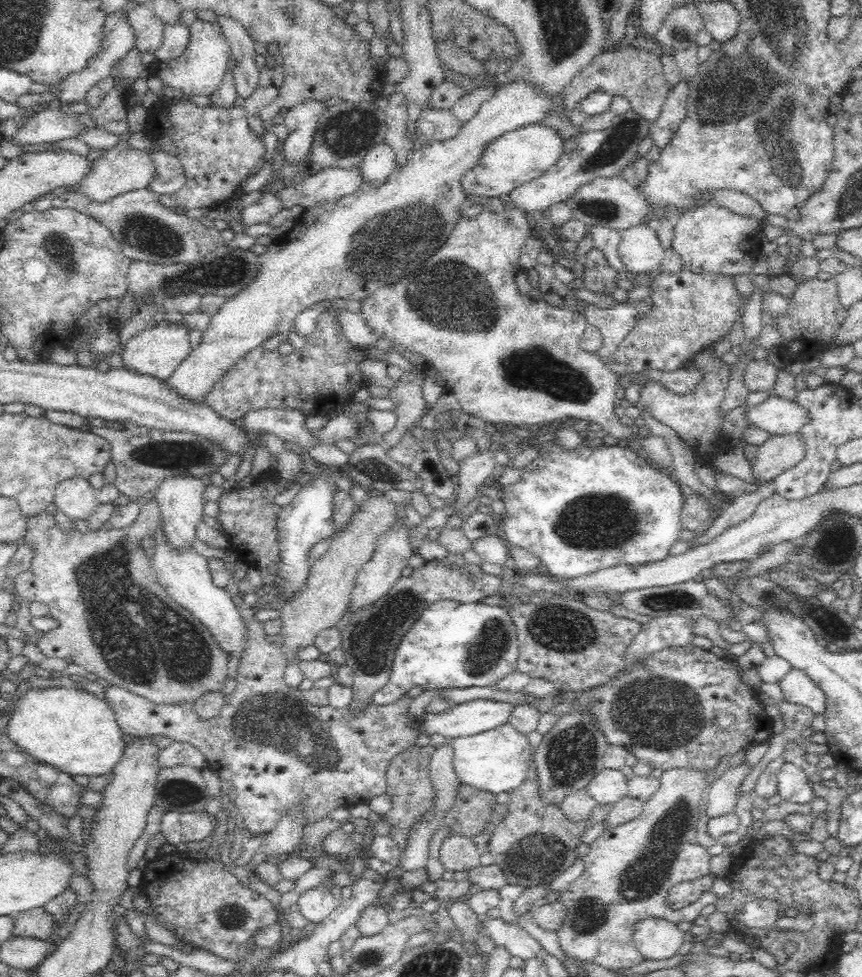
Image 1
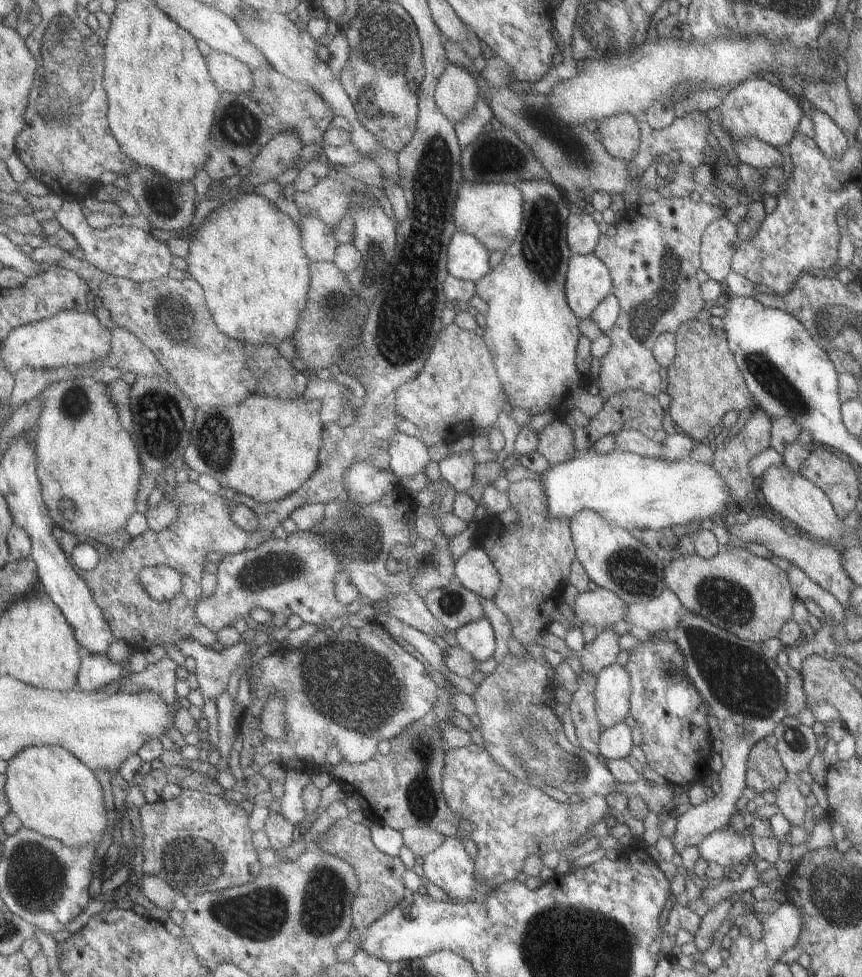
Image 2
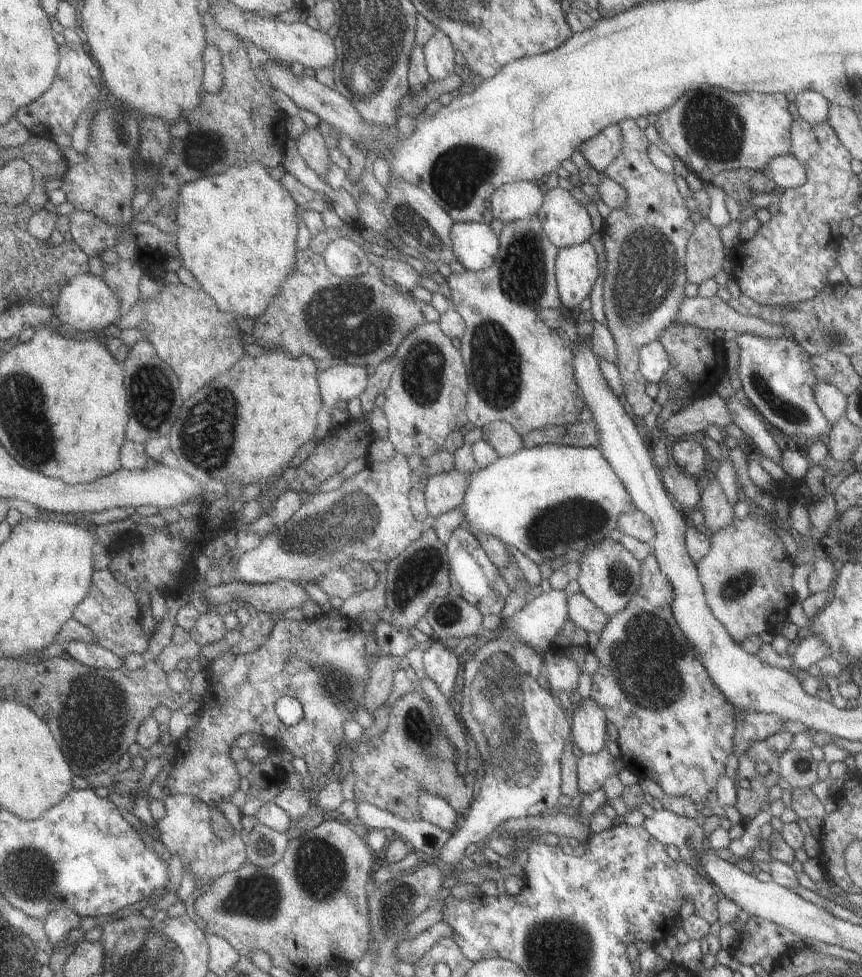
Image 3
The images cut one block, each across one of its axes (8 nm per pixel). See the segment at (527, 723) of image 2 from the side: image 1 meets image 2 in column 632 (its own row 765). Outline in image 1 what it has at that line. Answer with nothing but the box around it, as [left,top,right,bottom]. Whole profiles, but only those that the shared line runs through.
[778,762,814,804]

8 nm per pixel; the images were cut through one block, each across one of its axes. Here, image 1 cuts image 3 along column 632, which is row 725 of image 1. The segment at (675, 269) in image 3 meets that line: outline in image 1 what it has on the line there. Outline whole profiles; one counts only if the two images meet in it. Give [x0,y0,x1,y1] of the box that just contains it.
[106,594,421,835]

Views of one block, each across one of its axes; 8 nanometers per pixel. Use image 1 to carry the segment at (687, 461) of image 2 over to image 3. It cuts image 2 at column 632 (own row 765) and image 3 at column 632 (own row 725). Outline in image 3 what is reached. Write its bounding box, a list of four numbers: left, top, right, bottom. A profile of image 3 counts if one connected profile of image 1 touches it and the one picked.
[461,445,635,566]

